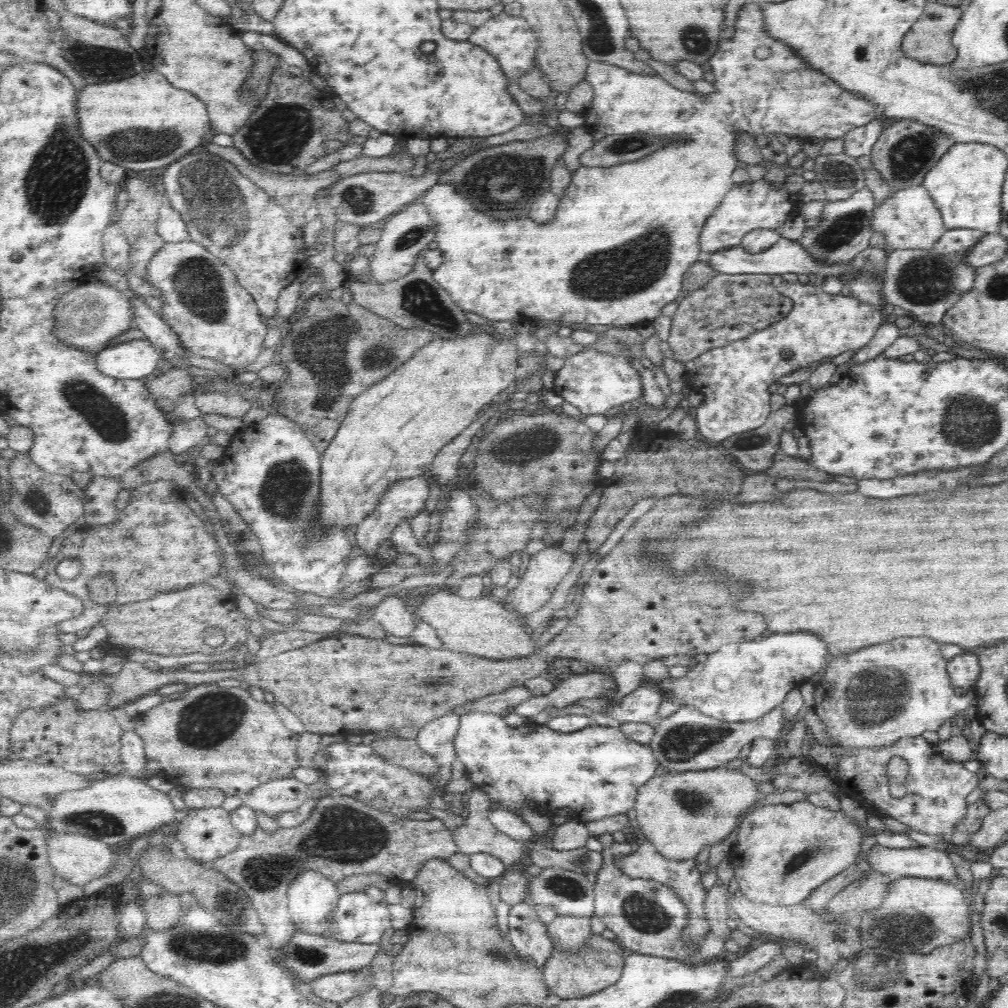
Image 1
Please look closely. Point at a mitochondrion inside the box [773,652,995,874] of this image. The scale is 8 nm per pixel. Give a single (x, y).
(878, 692)

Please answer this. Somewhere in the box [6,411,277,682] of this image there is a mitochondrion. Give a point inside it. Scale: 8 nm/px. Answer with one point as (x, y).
(33, 499)

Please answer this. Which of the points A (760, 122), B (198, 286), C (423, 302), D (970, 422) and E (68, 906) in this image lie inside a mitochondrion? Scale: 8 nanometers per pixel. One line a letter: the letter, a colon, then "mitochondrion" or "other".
A: other
B: mitochondrion
C: mitochondrion
D: mitochondrion
E: other

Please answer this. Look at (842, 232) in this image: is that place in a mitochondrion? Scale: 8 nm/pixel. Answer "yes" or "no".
yes

